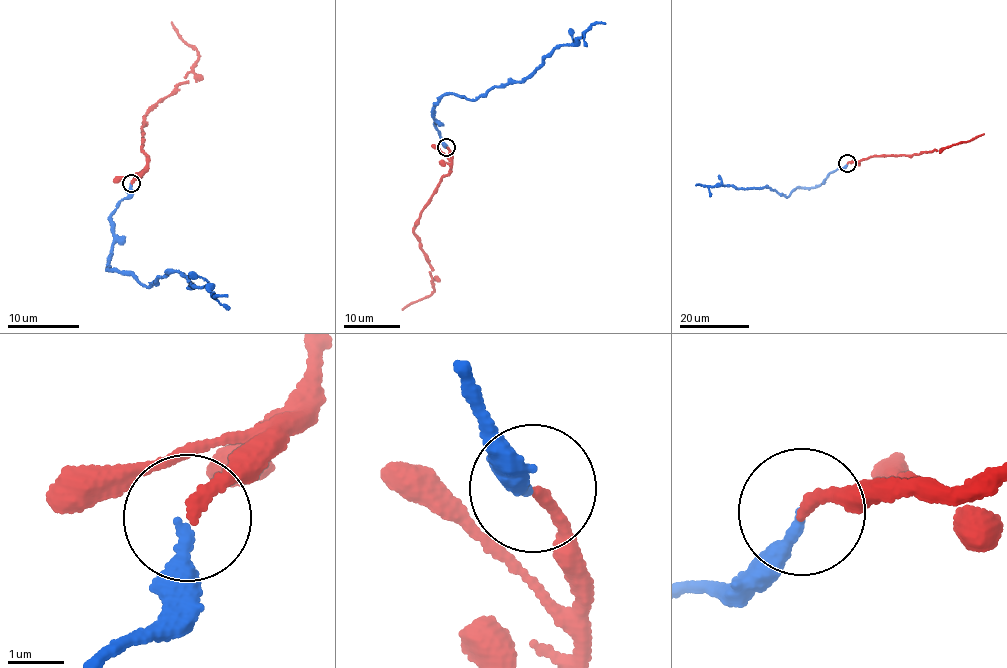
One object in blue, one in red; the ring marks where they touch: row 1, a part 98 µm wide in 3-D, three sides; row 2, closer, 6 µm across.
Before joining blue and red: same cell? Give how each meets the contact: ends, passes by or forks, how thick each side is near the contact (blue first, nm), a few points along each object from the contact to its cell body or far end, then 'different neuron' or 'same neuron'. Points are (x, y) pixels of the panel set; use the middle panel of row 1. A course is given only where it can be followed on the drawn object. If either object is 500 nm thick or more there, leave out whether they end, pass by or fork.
blue ends there; red ends there; 260 nm thick on the blue side, 190 nm on the other; blue runs (446, 147), (432, 116), (444, 96), (473, 101), (494, 86), (521, 82), (556, 48), (605, 22); red runs (446, 147), (451, 158), (449, 172), (442, 177), (414, 230), (431, 268), (433, 288), (429, 296), (403, 309); same neuron

